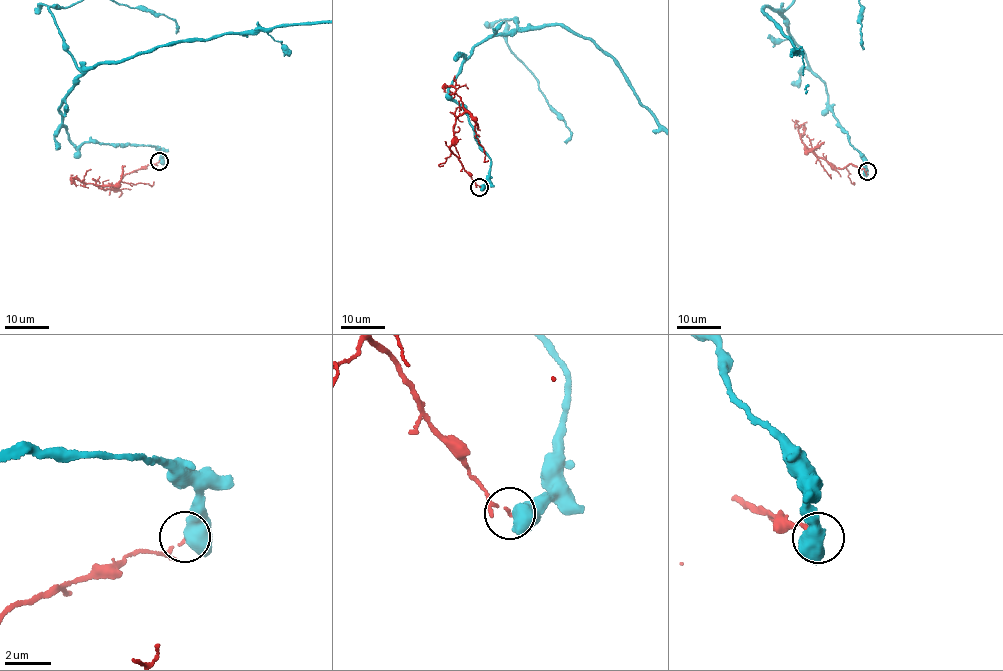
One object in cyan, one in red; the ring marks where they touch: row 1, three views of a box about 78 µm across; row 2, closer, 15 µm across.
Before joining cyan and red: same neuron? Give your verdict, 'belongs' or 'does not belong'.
does not belong

